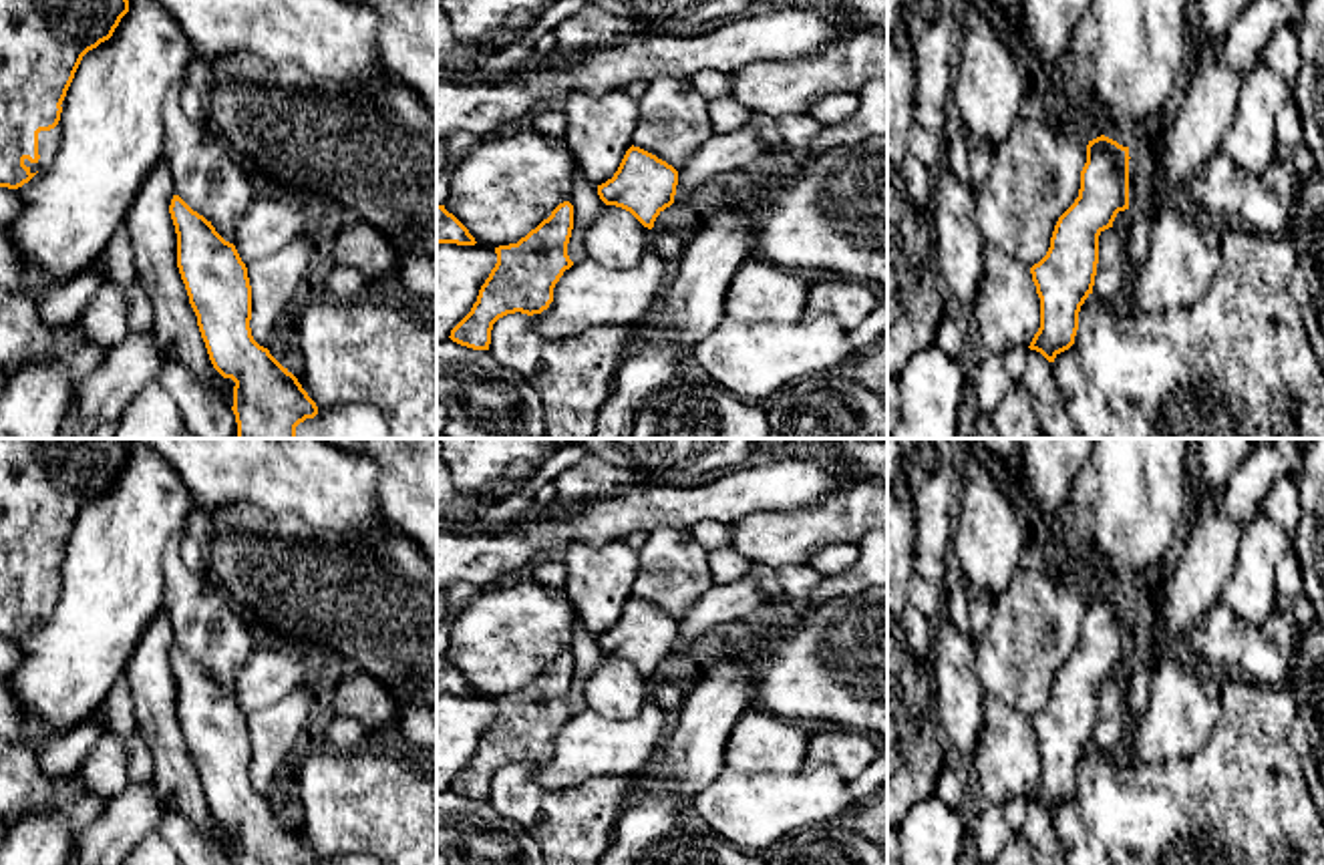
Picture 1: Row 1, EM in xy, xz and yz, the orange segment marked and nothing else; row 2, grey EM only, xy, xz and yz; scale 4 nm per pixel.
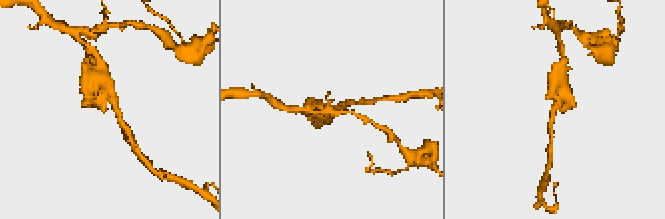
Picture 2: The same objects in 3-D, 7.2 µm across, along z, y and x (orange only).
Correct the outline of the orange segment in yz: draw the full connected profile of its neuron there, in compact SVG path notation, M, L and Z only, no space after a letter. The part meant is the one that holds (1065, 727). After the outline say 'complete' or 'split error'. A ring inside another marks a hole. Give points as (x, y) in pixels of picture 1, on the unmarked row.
M1105 585L1089 591L1079 648L1058 668L1046 706L1030 718L1040 778L1028 799L1048 813L1074 795L1081 756L1095 736L1099 686L1129 660L1129 610L1129 597Z; complete

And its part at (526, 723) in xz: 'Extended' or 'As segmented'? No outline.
As segmented

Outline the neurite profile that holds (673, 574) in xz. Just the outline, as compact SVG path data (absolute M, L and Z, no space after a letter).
M658 527L638 551L634 597L640 597L680 622L714 585L706 549L692 533Z

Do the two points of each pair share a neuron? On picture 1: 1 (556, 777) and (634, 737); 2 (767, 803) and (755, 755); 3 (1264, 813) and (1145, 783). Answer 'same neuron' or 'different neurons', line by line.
1: same neuron
2: different neurons
3: same neuron

